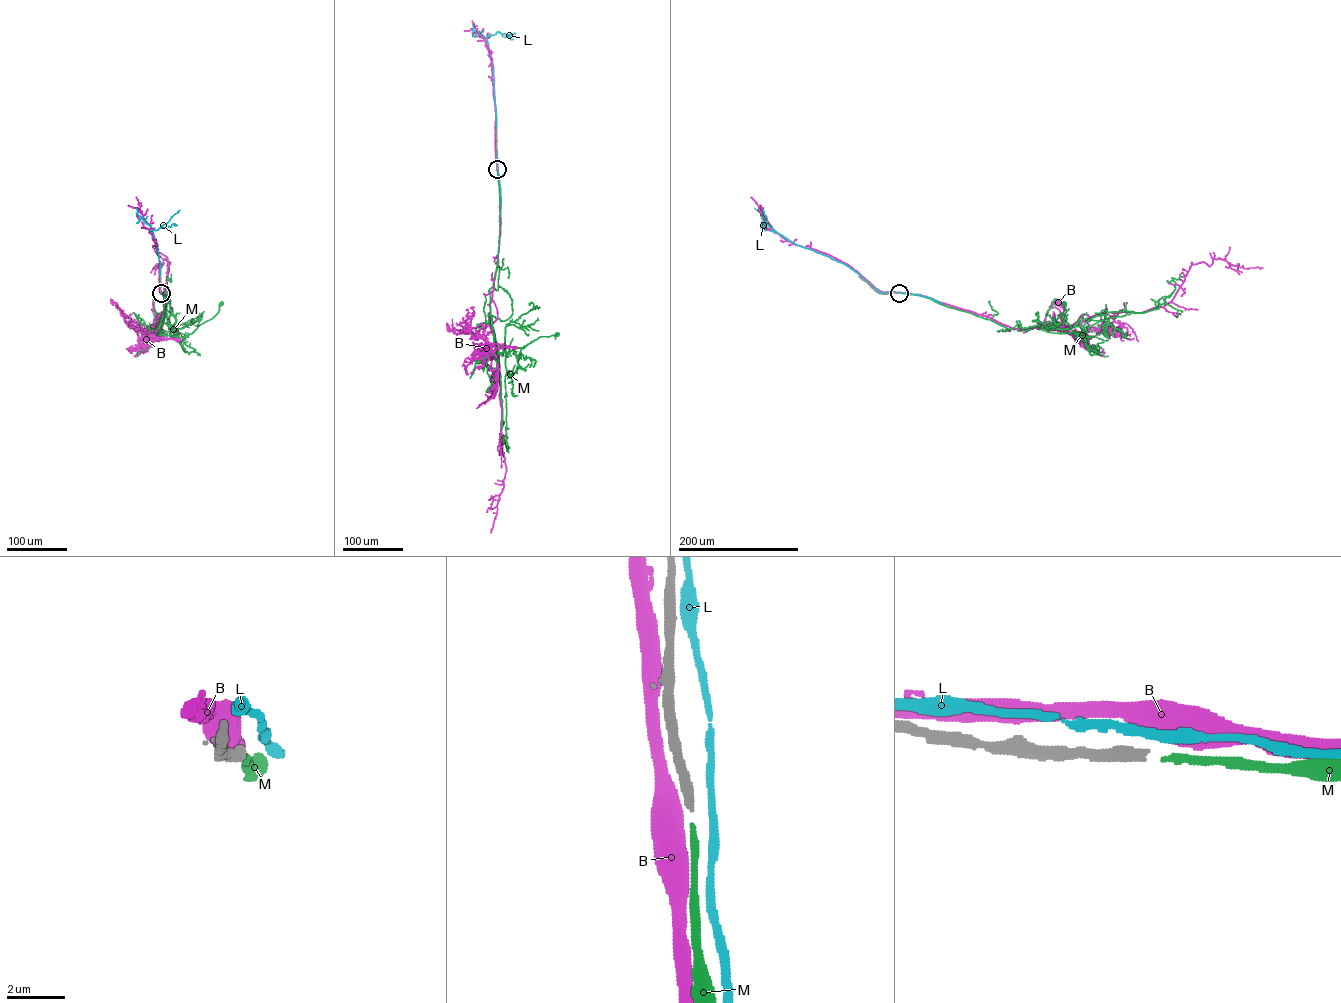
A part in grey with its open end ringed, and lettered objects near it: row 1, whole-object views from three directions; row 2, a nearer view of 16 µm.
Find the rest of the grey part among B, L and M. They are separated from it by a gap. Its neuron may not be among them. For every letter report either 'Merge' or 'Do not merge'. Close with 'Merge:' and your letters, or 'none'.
B: Do not merge
L: Do not merge
M: Merge
Merge: M

